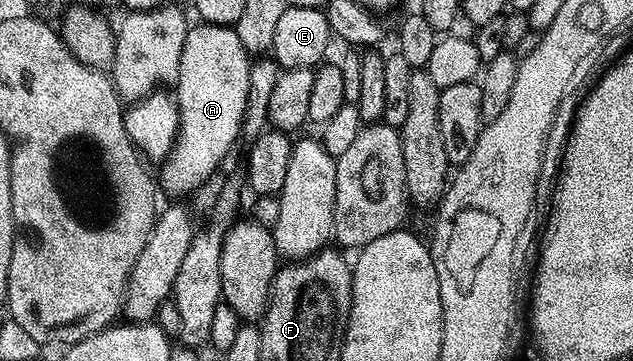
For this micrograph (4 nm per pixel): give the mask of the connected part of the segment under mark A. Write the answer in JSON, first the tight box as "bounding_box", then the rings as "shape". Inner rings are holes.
{"bounding_box":[159,25,251,194],"shape":[[[190,25],[183,40],[183,56],[179,60],[179,72],[175,83],[175,101],[180,116],[177,138],[168,157],[160,163],[159,186],[169,194],[189,194],[197,190],[217,169],[229,154],[233,145],[237,146],[241,137],[244,108],[247,105],[248,70],[251,63],[249,51],[243,48],[236,29],[231,26]]]}

